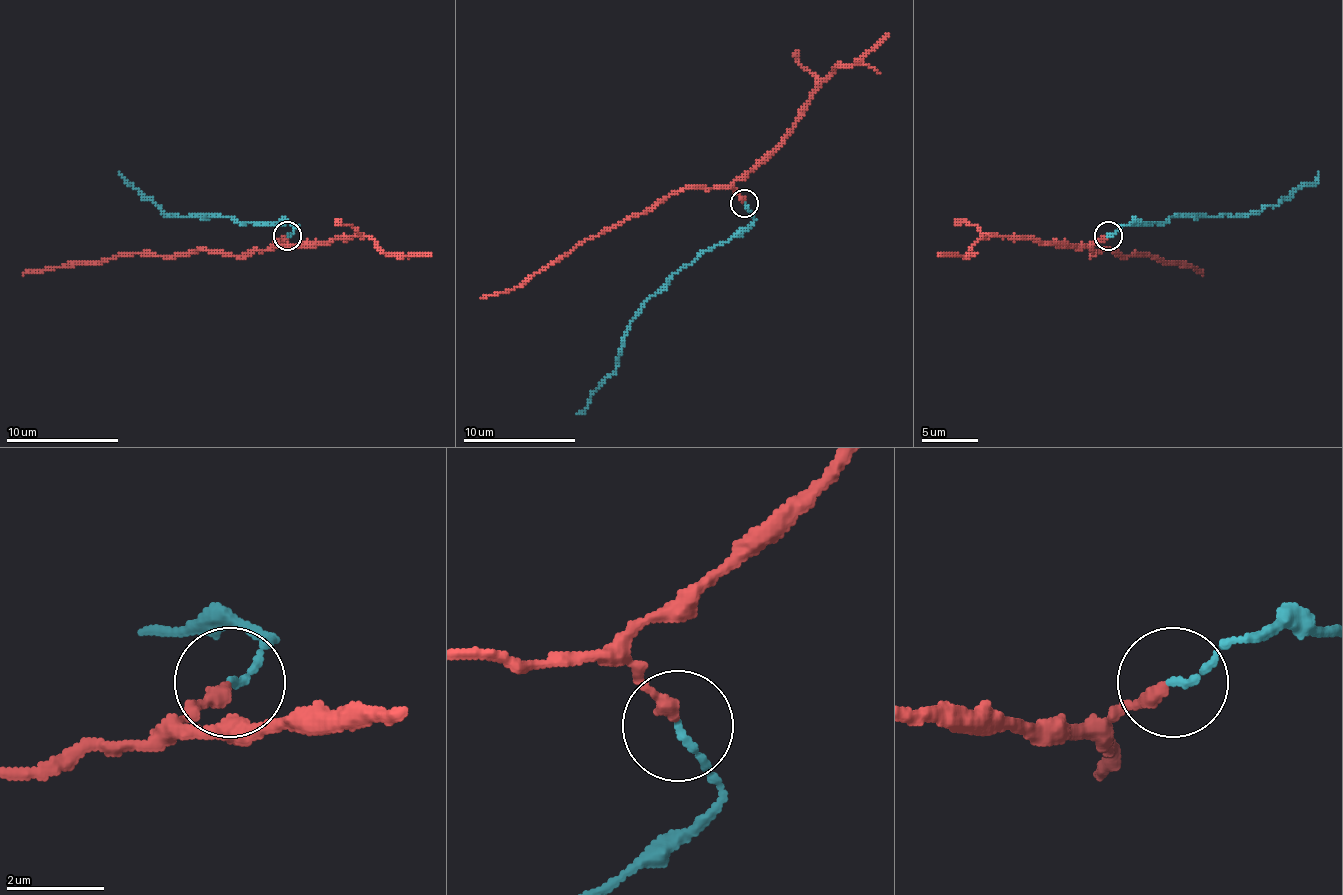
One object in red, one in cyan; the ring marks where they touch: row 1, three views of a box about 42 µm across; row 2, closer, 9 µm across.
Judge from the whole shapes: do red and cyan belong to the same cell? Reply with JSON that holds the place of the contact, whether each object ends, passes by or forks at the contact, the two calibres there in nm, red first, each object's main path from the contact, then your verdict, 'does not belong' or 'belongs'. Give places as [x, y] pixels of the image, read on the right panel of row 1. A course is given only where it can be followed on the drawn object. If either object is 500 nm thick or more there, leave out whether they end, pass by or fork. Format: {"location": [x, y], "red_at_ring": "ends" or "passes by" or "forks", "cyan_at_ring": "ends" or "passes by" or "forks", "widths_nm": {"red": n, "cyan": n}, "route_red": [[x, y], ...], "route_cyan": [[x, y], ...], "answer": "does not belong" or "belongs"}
{"location": [1108, 235], "red_at_ring": "ends", "cyan_at_ring": "ends", "widths_nm": {"red": 280, "cyan": 130}, "route_red": [[1107, 236], [1093, 245], [1093, 256], [1101, 250], [1118, 256], [1149, 253], [1191, 267], [1203, 276]], "route_cyan": [[1107, 236], [1132, 222], [1163, 222], [1169, 216], [1236, 216], [1276, 205], [1301, 186], [1312, 183], [1318, 171]], "answer": "does not belong"}

